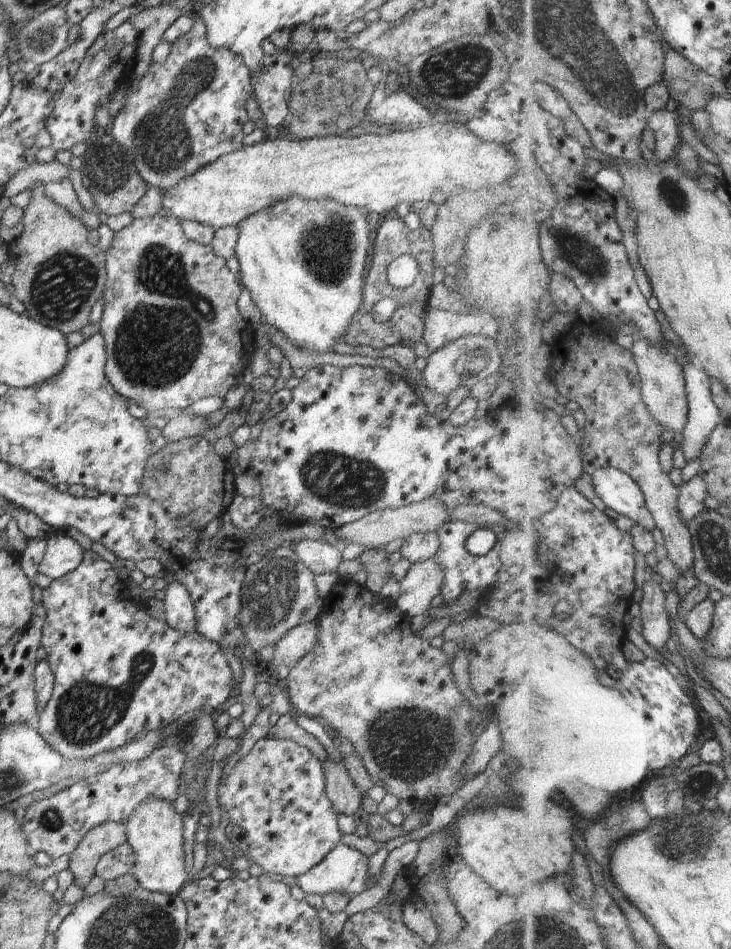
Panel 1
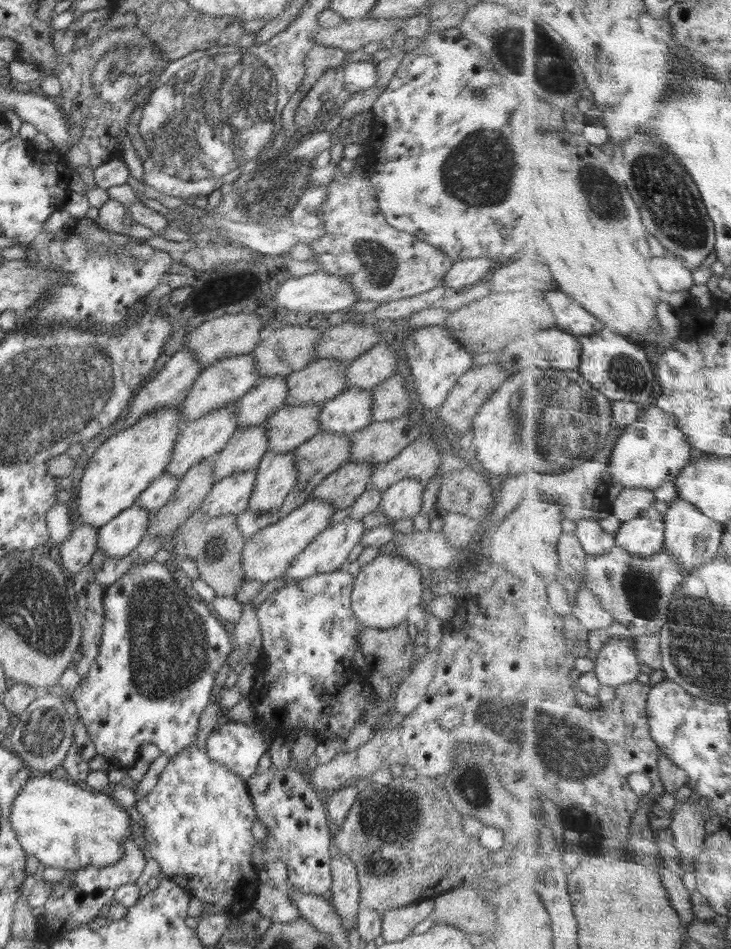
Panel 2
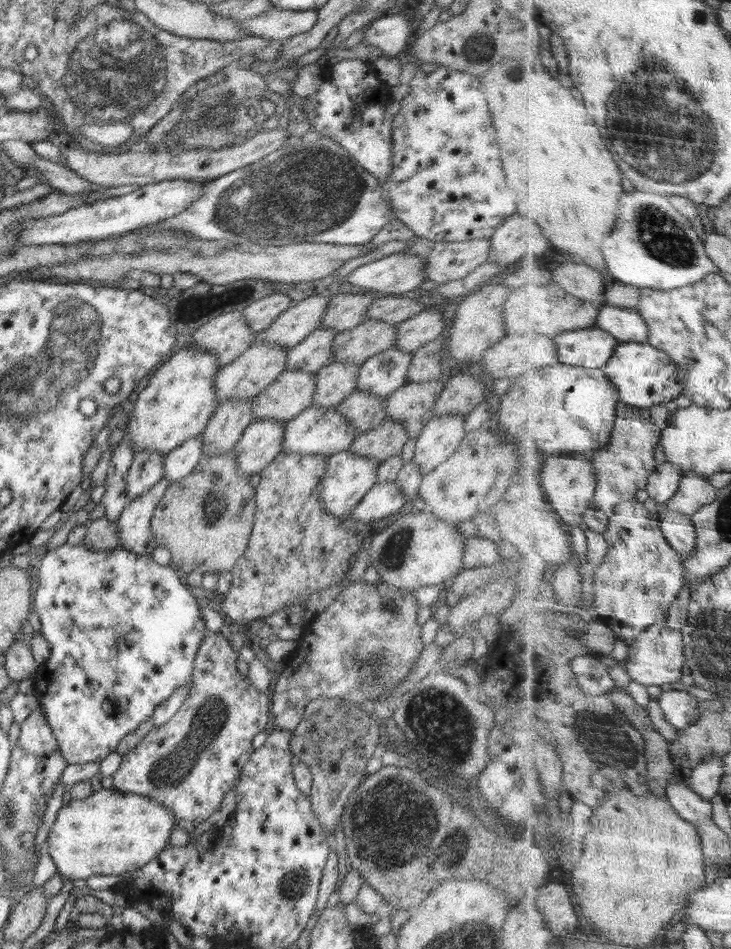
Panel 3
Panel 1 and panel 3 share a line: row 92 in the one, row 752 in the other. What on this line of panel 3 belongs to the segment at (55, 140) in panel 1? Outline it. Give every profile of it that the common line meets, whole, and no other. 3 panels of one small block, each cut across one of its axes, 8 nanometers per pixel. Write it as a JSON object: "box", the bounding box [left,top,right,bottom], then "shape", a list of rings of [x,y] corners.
{"box":[32,543,209,765],"shape":[[[67,543],[56,548],[49,547],[38,568],[38,584],[39,588],[32,596],[34,604],[32,611],[42,626],[40,634],[50,645],[50,658],[43,662],[40,668],[36,669],[34,696],[40,703],[40,708],[45,712],[48,724],[58,741],[66,762],[69,765],[89,762],[100,763],[108,754],[115,751],[118,742],[126,734],[133,732],[139,724],[153,715],[154,709],[160,702],[168,700],[174,694],[174,690],[184,688],[188,682],[191,682],[198,647],[209,632],[201,612],[201,603],[204,597],[187,588],[184,576],[173,565],[157,564],[151,555],[135,554],[130,550],[125,550],[122,546],[98,552],[87,550],[83,545],[68,545]]]}

